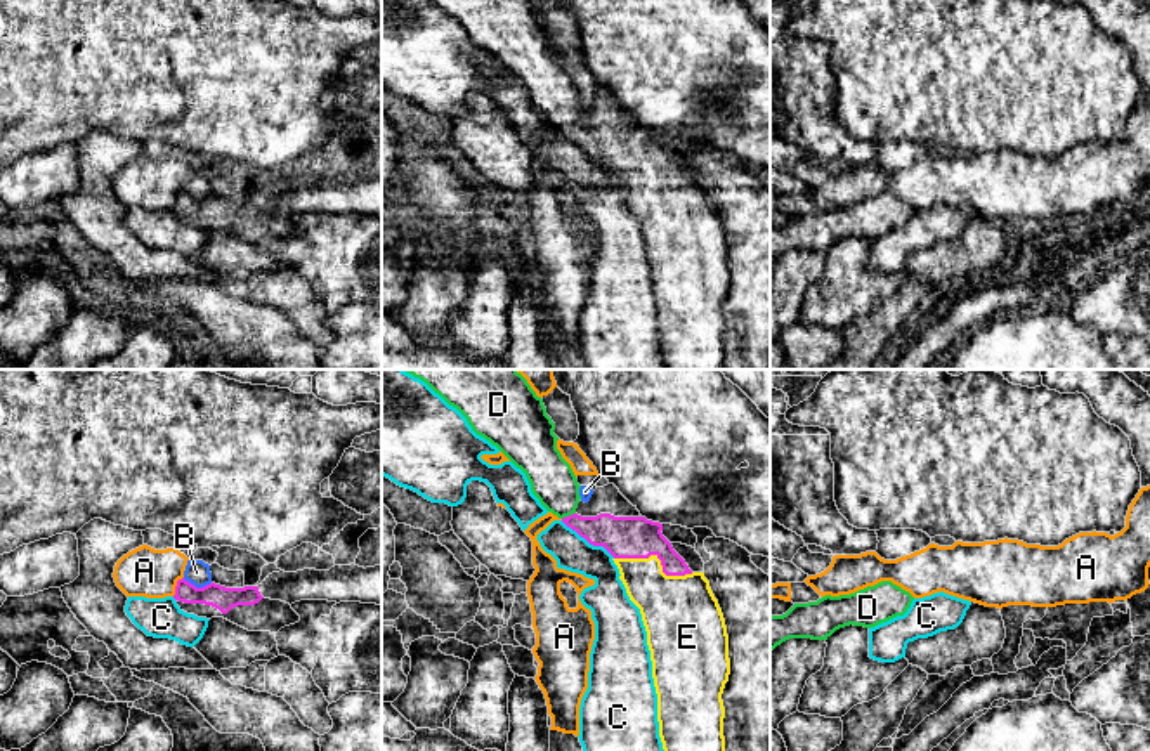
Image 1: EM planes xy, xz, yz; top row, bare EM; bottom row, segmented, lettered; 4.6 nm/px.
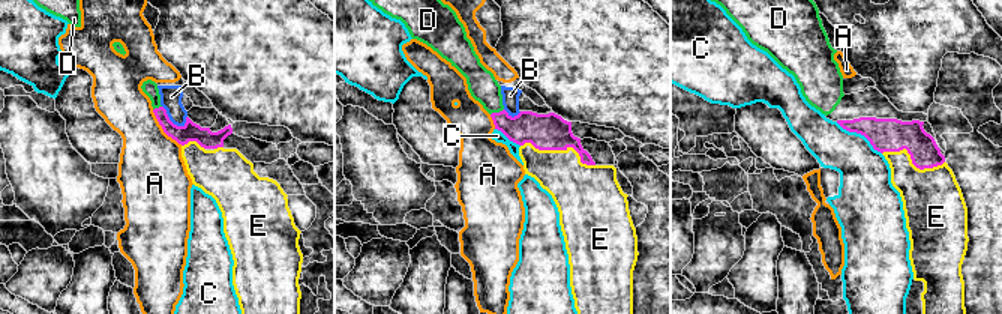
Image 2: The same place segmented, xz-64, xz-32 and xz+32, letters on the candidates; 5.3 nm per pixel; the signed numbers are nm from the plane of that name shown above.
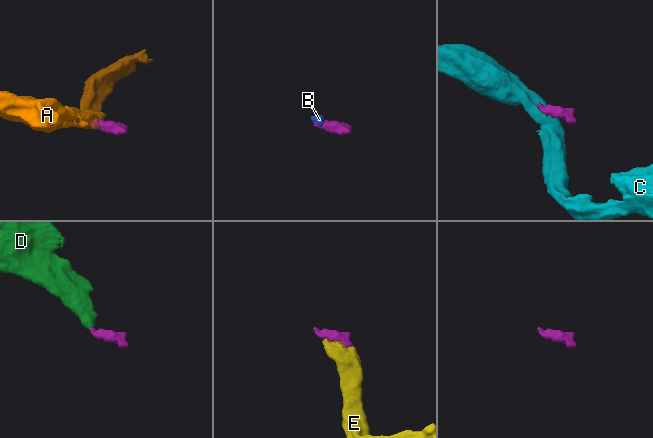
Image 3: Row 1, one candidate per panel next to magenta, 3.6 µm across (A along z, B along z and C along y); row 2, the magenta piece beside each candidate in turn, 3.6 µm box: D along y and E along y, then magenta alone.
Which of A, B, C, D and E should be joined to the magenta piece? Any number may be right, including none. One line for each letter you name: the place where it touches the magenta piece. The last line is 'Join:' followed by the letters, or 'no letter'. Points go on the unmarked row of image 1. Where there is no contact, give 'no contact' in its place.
D: contact xz (569, 127)
E: contact xz (658, 169)
Join: D, E

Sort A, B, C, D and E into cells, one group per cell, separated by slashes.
A B / C / D E

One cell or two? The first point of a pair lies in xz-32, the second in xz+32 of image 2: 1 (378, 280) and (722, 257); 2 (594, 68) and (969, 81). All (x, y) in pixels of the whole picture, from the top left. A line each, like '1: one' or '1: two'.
1: one
2: two

